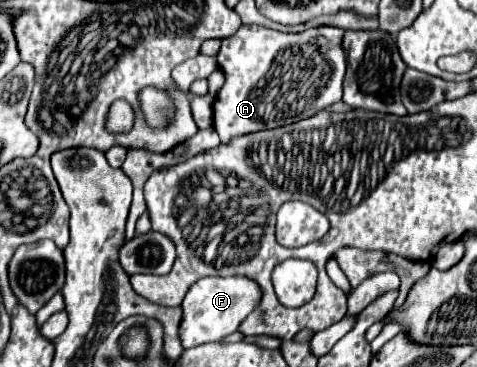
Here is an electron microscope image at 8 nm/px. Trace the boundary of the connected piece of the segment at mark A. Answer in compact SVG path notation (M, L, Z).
M241 25L239 31L223 39L221 51L217 55L219 67L225 71L225 85L213 103L213 127L223 145L231 143L233 137L283 127L301 119L307 119L327 105L341 99L343 75L345 75L345 53L341 49L343 29L337 27L317 27L303 33L279 33L259 25Z

